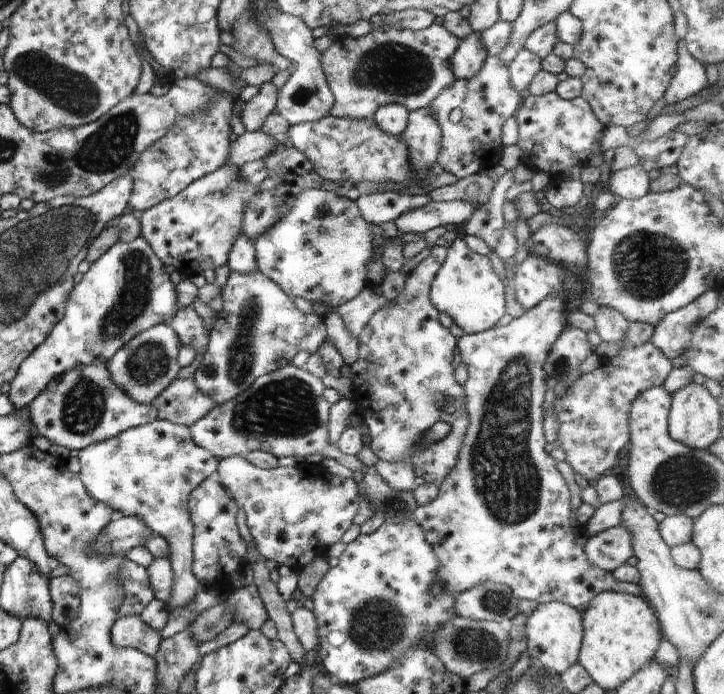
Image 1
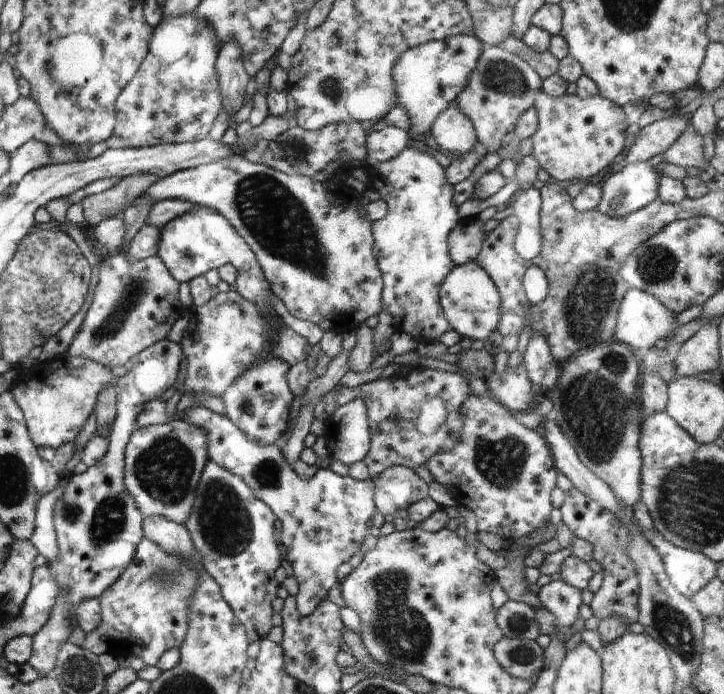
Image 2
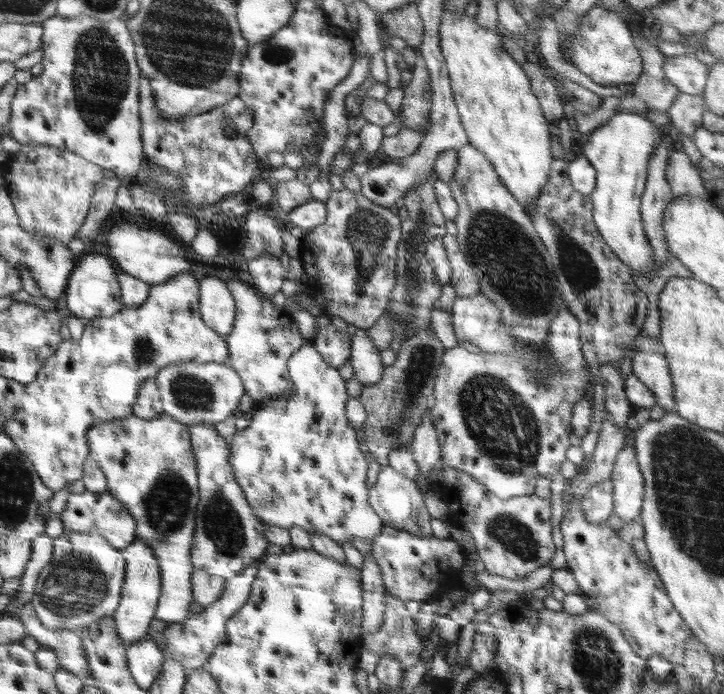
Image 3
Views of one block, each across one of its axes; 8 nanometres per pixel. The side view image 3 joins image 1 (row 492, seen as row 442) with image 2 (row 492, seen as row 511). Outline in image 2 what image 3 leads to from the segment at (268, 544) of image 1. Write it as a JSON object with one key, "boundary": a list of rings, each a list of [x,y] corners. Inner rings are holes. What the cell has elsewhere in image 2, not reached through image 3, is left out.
{"boundary":[[[194,406],[184,412],[184,422],[202,428],[208,438],[209,460],[240,476],[280,520],[280,542],[283,560],[290,562],[293,576],[298,580],[296,598],[298,612],[310,616],[314,608],[326,599],[332,586],[340,582],[336,569],[348,562],[362,547],[368,536],[368,520],[377,513],[374,502],[374,482],[361,481],[332,472],[332,468],[319,468],[310,480],[302,480],[286,462],[276,446],[260,446],[246,435],[226,415],[214,413],[203,406]]]}

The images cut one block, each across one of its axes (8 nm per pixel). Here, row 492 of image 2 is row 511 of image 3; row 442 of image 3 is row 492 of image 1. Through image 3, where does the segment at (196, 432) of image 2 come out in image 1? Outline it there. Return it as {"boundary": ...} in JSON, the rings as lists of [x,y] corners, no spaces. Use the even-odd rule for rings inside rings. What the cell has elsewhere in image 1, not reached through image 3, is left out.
{"boundary":[[[164,419],[122,431],[115,437],[79,450],[79,475],[88,494],[111,506],[116,514],[138,517],[169,544],[173,568],[172,598],[166,609],[185,608],[203,587],[192,572],[195,526],[189,512],[190,493],[205,478],[215,476],[219,457],[198,446],[189,427]]]}

